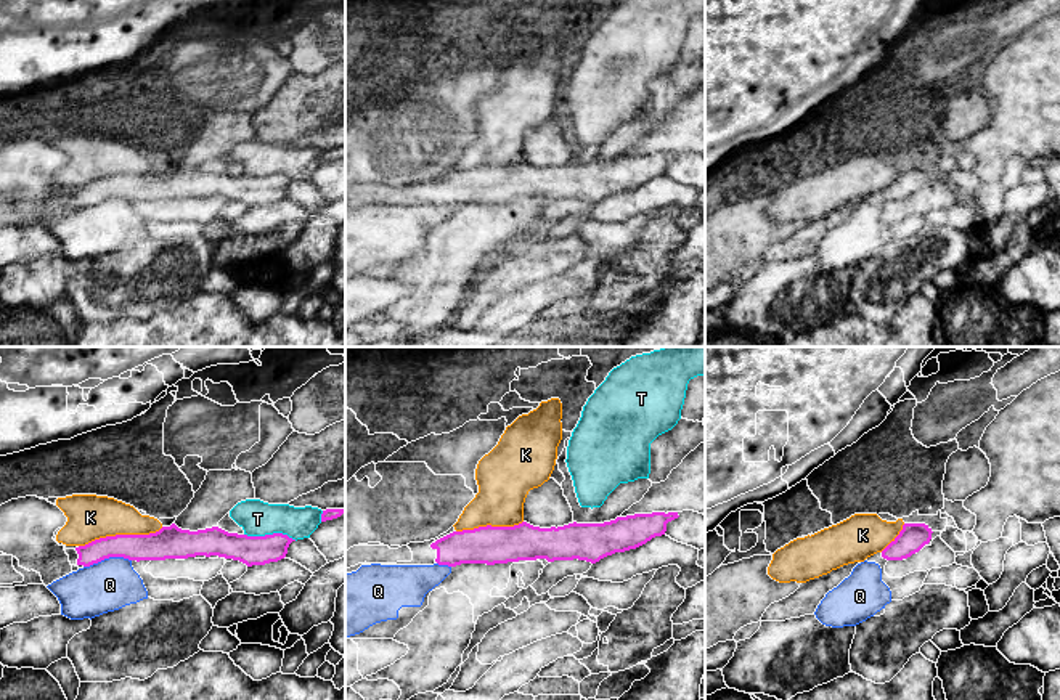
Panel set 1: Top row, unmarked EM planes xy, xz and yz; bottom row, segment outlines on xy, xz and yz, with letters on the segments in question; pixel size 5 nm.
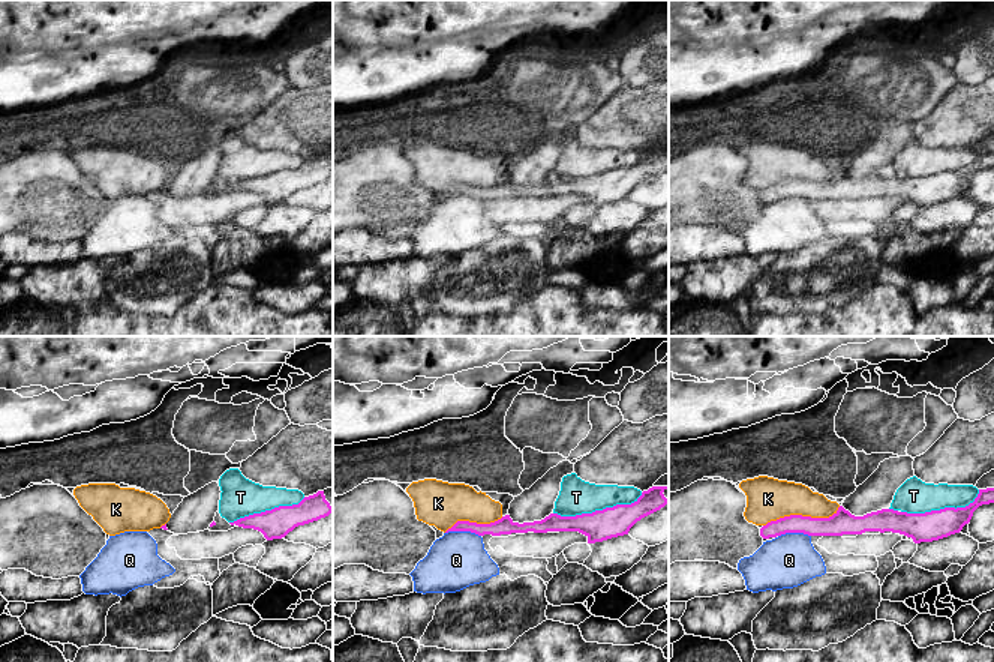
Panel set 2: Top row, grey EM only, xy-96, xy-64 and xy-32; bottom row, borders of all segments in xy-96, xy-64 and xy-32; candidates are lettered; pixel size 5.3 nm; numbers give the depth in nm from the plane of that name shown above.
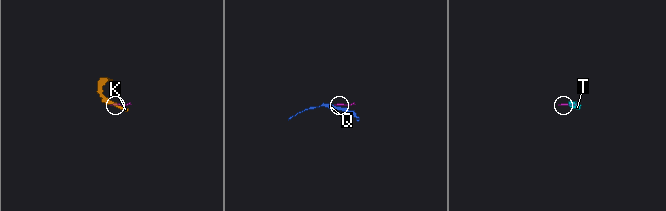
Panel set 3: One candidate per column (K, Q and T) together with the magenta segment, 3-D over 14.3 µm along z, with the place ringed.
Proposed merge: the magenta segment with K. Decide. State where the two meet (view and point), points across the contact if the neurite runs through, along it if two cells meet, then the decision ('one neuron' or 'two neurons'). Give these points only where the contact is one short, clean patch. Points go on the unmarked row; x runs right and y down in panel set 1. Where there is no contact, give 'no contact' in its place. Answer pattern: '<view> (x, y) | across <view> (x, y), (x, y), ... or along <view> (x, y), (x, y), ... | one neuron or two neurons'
xy (121, 175) | two neurons

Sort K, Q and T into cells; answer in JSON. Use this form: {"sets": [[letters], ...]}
{"sets": [["K"], ["Q"], ["T"]]}

